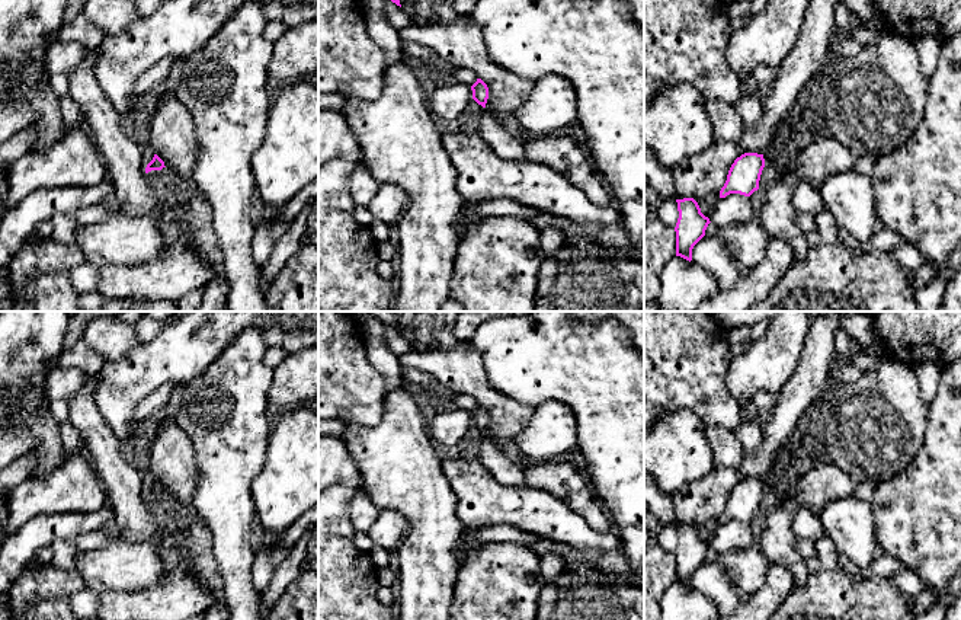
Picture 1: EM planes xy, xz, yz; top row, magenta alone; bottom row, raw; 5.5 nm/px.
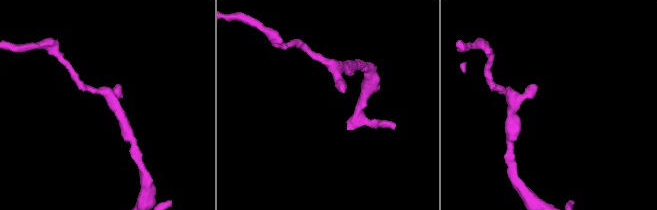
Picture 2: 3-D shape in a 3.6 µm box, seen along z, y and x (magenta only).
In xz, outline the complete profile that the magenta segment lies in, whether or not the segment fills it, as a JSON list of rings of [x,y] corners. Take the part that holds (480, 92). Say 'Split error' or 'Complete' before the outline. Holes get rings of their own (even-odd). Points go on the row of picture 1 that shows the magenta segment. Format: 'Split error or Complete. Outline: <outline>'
Complete. Outline: [[[477,79],[477,82],[471,86],[473,90],[473,99],[486,108],[487,99],[488,99],[488,87],[487,84],[481,80]]]

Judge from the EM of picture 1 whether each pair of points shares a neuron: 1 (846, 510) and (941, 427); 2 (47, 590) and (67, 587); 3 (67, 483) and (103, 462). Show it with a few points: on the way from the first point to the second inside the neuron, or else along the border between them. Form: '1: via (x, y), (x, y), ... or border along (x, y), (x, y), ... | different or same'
1: border along (870, 504), (874, 513), (877, 537) | different
2: via (51, 587), (63, 587) | same
3: border along (89, 459), (102, 483), (106, 499) | different

